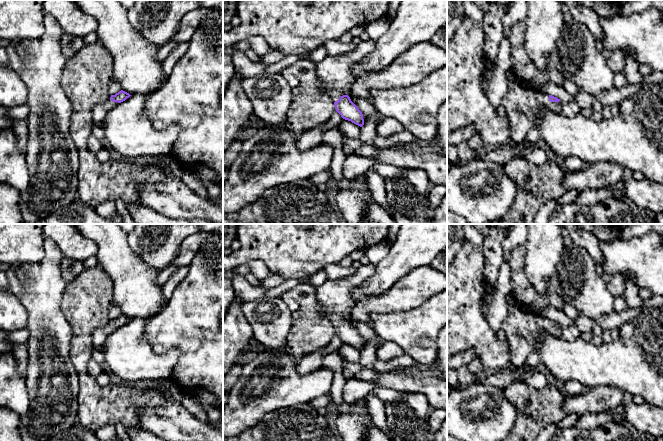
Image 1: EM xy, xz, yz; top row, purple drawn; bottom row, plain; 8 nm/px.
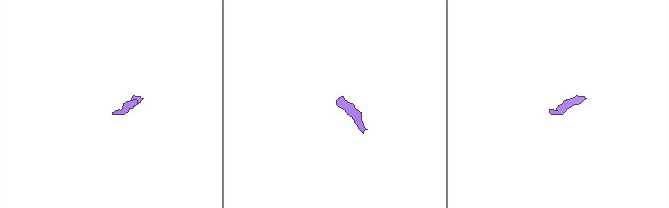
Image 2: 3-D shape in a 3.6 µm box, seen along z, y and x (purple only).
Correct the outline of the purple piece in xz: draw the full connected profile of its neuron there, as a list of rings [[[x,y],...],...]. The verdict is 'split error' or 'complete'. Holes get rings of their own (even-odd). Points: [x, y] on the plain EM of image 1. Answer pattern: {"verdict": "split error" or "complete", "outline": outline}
{"verdict": "split error", "outline": [[[370,263],[358,268],[352,276],[338,281],[327,279],[321,286],[316,287],[316,298],[322,306],[322,313],[330,319],[336,335],[343,343],[360,351],[364,349],[363,338],[350,321],[344,318],[344,313],[354,304],[351,289],[362,285],[374,272],[375,265]]]}

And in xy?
{"verdict": "split error", "outline": [[[123,314],[116,317],[115,319],[111,319],[111,321],[104,327],[95,329],[92,333],[93,347],[94,349],[101,349],[107,338],[119,327],[125,325],[131,319]]]}

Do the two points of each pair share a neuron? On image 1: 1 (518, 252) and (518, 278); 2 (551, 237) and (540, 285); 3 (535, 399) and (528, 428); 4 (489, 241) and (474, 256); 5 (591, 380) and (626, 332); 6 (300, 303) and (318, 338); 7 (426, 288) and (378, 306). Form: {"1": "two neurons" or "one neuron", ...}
{"1": "one neuron", "2": "one neuron", "3": "one neuron", "4": "two neurons", "5": "two neurons", "6": "one neuron", "7": "one neuron"}

